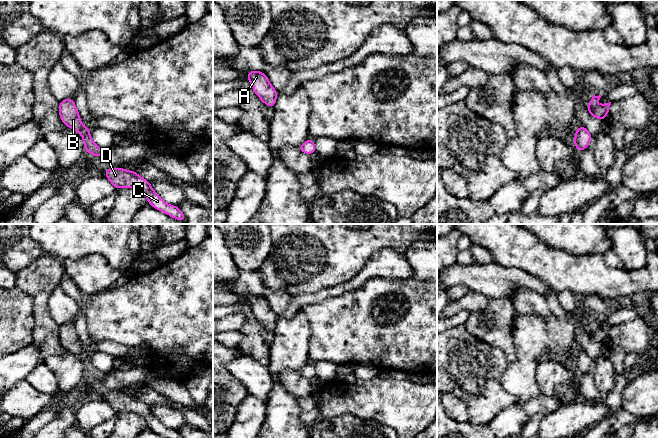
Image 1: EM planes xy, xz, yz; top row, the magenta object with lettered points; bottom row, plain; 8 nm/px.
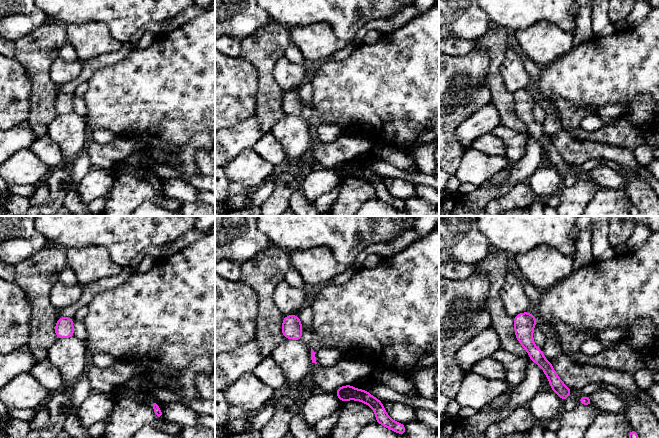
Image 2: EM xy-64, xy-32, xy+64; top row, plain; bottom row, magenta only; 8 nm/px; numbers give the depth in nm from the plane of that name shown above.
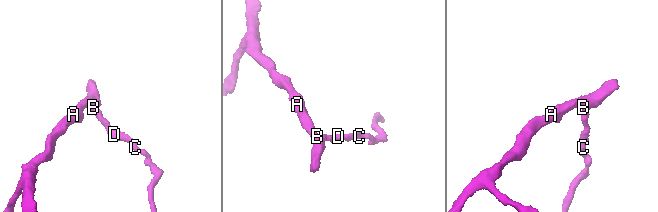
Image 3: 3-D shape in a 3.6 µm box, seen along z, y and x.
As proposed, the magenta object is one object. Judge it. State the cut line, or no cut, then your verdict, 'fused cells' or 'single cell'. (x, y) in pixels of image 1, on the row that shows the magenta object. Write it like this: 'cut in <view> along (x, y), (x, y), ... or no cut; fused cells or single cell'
no cut; single cell

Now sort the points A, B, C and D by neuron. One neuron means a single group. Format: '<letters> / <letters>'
A B C D

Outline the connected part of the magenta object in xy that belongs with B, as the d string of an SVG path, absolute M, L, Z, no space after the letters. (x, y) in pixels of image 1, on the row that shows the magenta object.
M73 98L60 101L59 115L61 121L65 124L65 126L70 127L80 133L83 138L84 148L89 154L98 157L102 157L104 155L105 150L97 146L92 141L89 127L84 127L82 125L80 115L77 111Z

